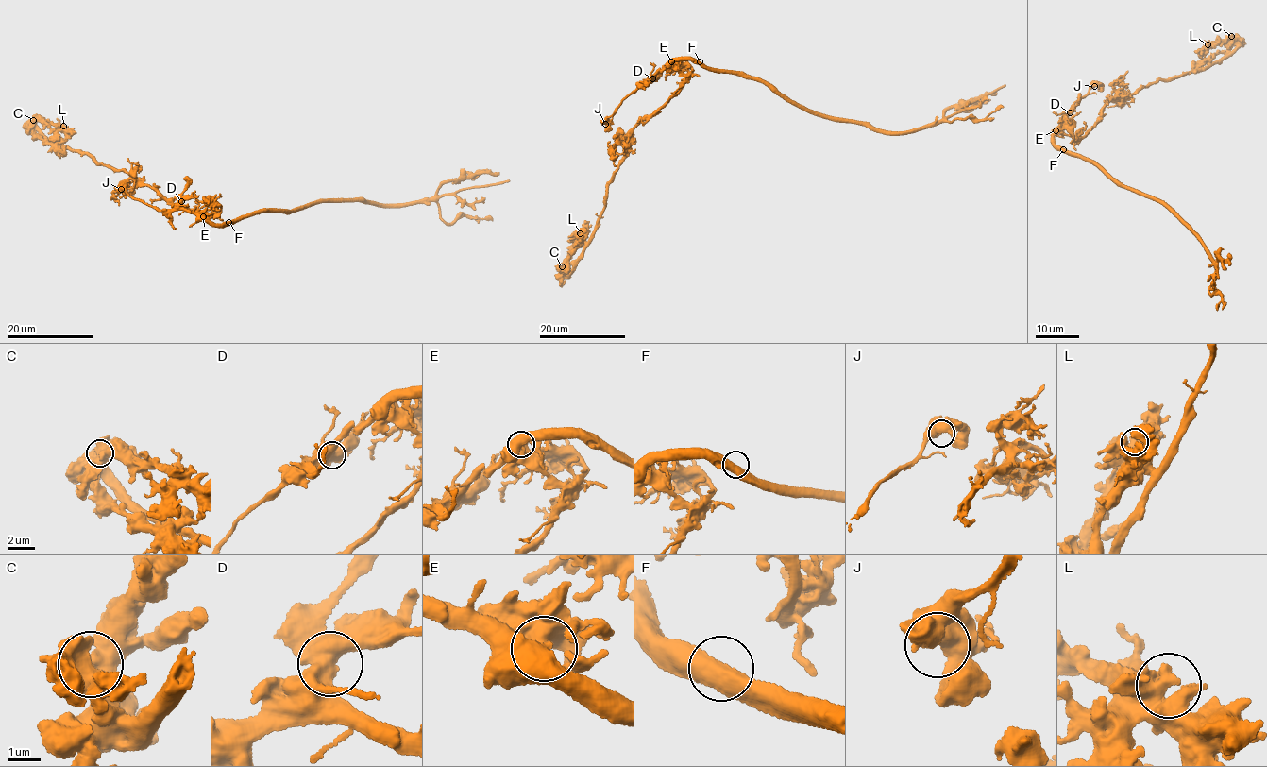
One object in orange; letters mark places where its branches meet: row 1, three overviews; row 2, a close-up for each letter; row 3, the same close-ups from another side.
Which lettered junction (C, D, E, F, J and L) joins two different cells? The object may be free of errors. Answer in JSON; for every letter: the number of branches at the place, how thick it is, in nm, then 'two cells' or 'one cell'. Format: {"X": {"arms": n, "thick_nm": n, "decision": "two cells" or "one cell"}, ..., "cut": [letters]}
{"C": {"arms": 2, "thick_nm": 550, "decision": "one cell"}, "D": {"arms": 2, "thick_nm": 650, "decision": "one cell"}, "E": {"arms": 2, "thick_nm": 550, "decision": "two cells"}, "F": {"arms": 2, "thick_nm": 500, "decision": "one cell"}, "J": {"arms": 2, "thick_nm": 650, "decision": "one cell"}, "L": {"arms": 2, "thick_nm": 500, "decision": "one cell"}, "cut": ["E"]}

